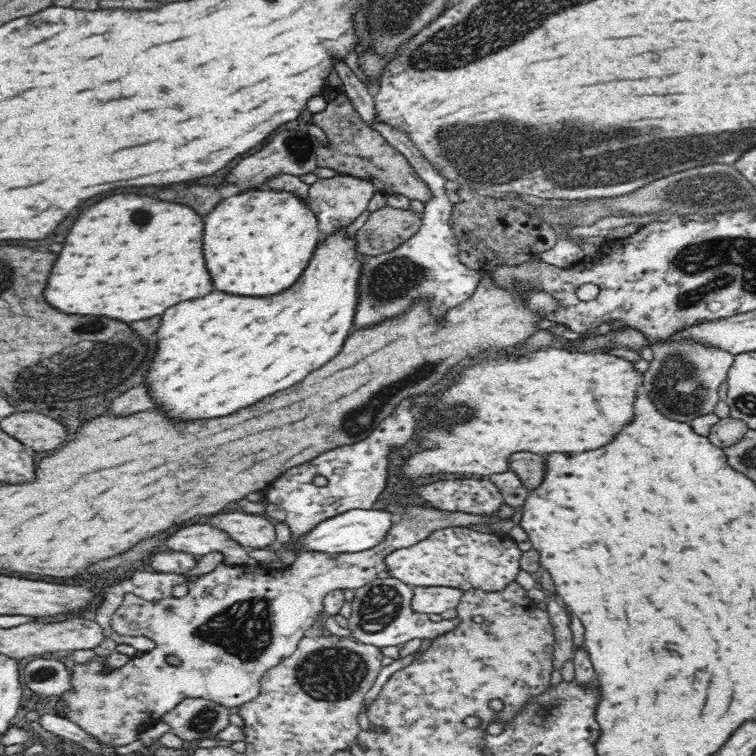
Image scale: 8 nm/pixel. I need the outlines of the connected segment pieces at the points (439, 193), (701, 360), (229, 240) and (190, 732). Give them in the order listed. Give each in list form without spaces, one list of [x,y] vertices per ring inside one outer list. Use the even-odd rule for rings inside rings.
[[[338,62],[334,68],[336,68],[338,76],[342,78],[344,90],[362,120],[377,130],[397,152],[401,152],[407,158],[409,164],[415,168],[416,174],[428,185],[430,192],[433,192],[425,204],[422,224],[412,238],[402,242],[396,250],[365,257],[362,270],[360,270],[360,280],[358,280],[359,304],[356,306],[354,328],[358,330],[364,326],[374,326],[376,322],[380,322],[384,318],[402,314],[404,310],[408,310],[408,306],[414,300],[432,302],[430,304],[432,314],[440,316],[449,308],[460,305],[464,299],[470,298],[476,290],[478,281],[482,278],[479,272],[460,262],[459,244],[449,225],[453,204],[450,203],[446,195],[445,187],[450,183],[438,173],[426,157],[416,150],[416,146],[412,146],[412,142],[408,140],[408,136],[404,132],[396,130],[384,121],[377,120],[374,99],[370,96],[368,88],[356,78],[356,74],[344,62]]]
[[[693,340],[664,341],[651,349],[653,360],[649,362],[648,372],[644,372],[642,392],[654,400],[654,406],[658,406],[664,416],[688,423],[697,416],[713,413],[720,402],[718,388],[727,380],[734,355]]]
[[[248,190],[222,200],[204,220],[204,258],[212,274],[214,288],[240,296],[270,296],[292,286],[308,266],[322,238],[316,215],[307,201],[302,202],[292,192]]]
[[[205,698],[184,699],[160,720],[169,726],[169,732],[182,740],[215,738],[220,730],[230,726],[230,712],[222,704]]]

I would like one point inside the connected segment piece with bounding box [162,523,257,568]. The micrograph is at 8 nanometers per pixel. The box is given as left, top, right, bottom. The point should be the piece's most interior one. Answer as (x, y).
(199, 539)

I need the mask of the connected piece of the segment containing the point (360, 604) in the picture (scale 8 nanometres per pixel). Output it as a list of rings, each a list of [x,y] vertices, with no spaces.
[[[376,578],[373,582],[355,590],[351,601],[351,615],[348,618],[348,628],[352,631],[354,640],[364,646],[381,648],[404,644],[413,638],[435,639],[441,634],[450,632],[458,626],[458,619],[442,619],[434,622],[427,614],[418,614],[411,607],[414,590],[396,578]]]

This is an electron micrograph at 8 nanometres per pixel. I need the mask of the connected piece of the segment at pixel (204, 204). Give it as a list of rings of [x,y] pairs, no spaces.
[[[186,186],[186,188],[156,188],[156,198],[158,200],[168,200],[168,202],[184,202],[186,206],[192,206],[198,214],[206,214],[216,206],[222,196],[218,190],[208,188],[208,186]]]

